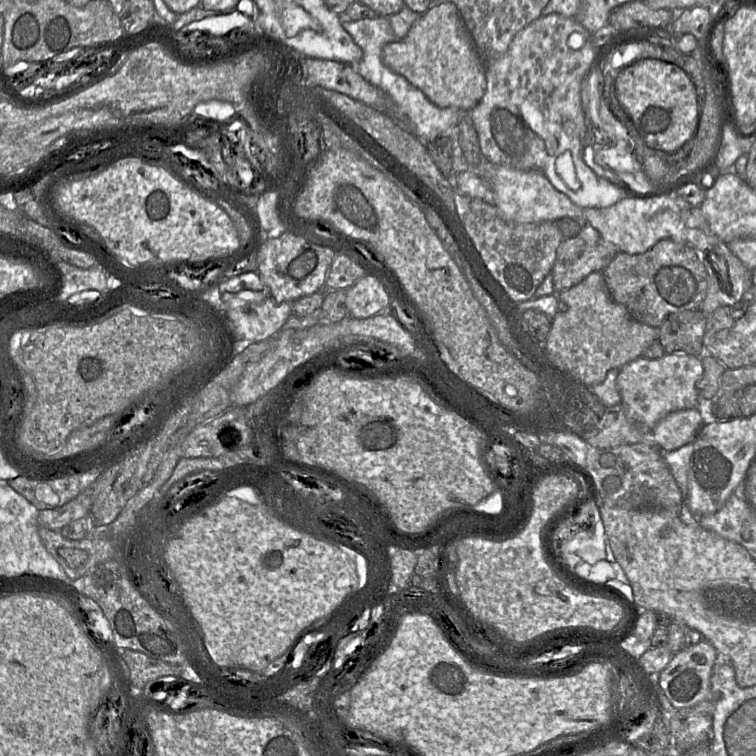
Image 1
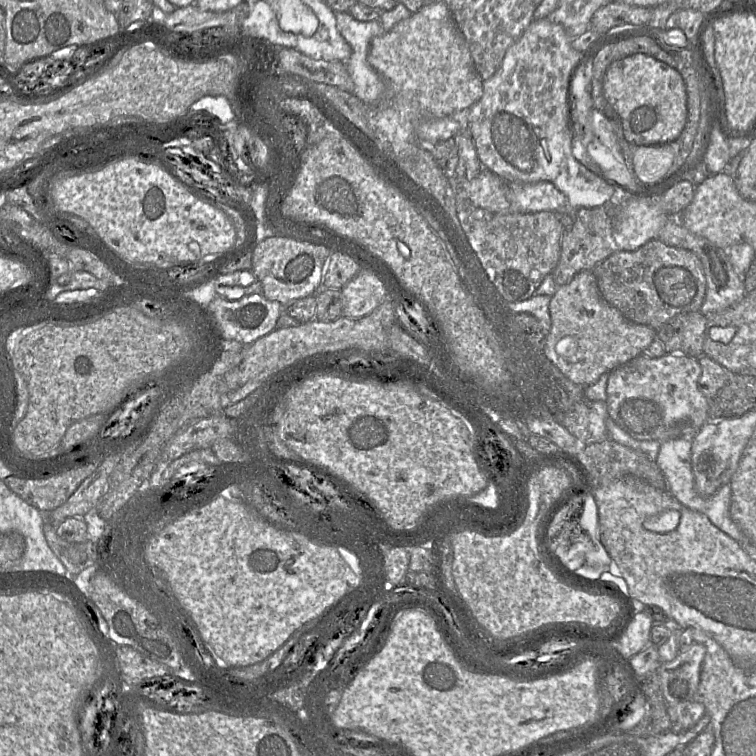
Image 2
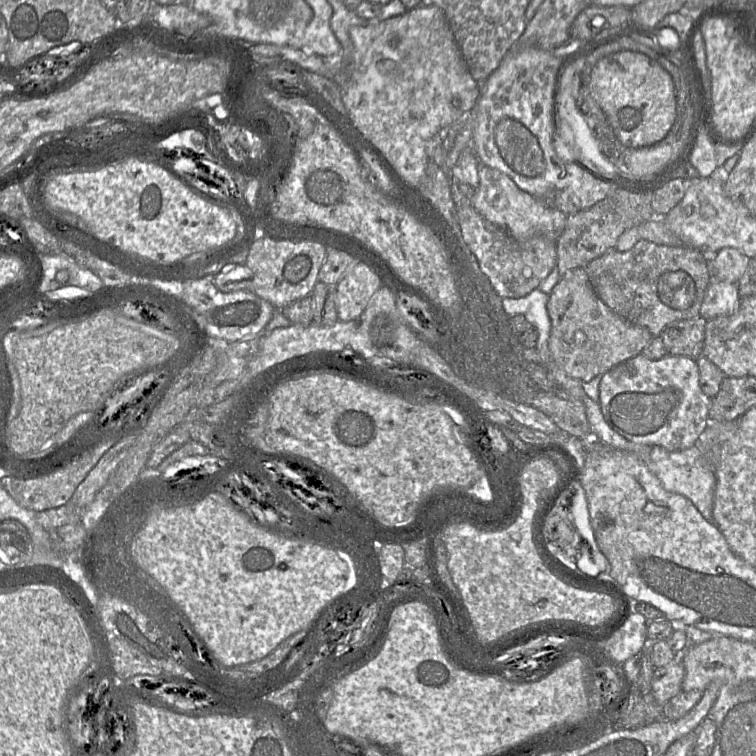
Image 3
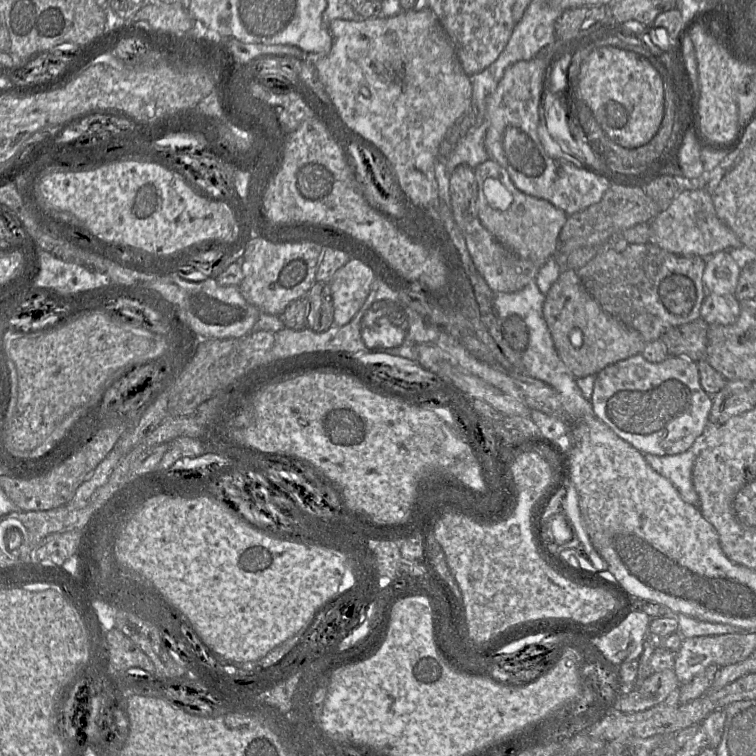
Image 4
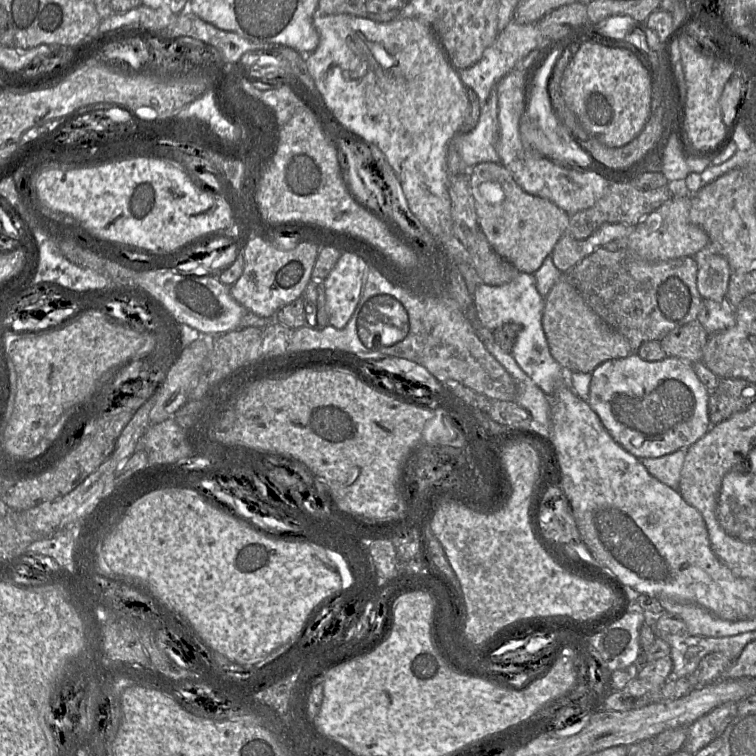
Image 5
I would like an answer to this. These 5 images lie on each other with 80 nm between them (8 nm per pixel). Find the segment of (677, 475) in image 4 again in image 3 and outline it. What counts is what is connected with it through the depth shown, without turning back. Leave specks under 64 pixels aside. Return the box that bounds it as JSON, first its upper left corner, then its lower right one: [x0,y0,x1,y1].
[650,443,715,521]

